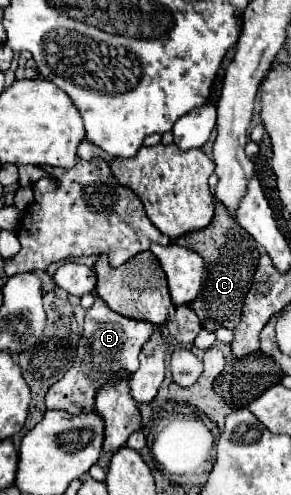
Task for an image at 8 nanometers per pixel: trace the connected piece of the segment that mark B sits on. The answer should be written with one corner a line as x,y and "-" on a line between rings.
96,296
90,310
86,310
84,320
84,332
78,342
76,360
74,366
66,372
62,380
58,380
46,396
46,408
60,408
66,412
88,412
94,410
94,396
96,388
104,384
104,380
110,380
116,376
120,368
128,370
130,374
138,368
138,354
140,348
148,342
148,336
152,334
152,324
144,320
126,318
114,310
110,310
102,298

